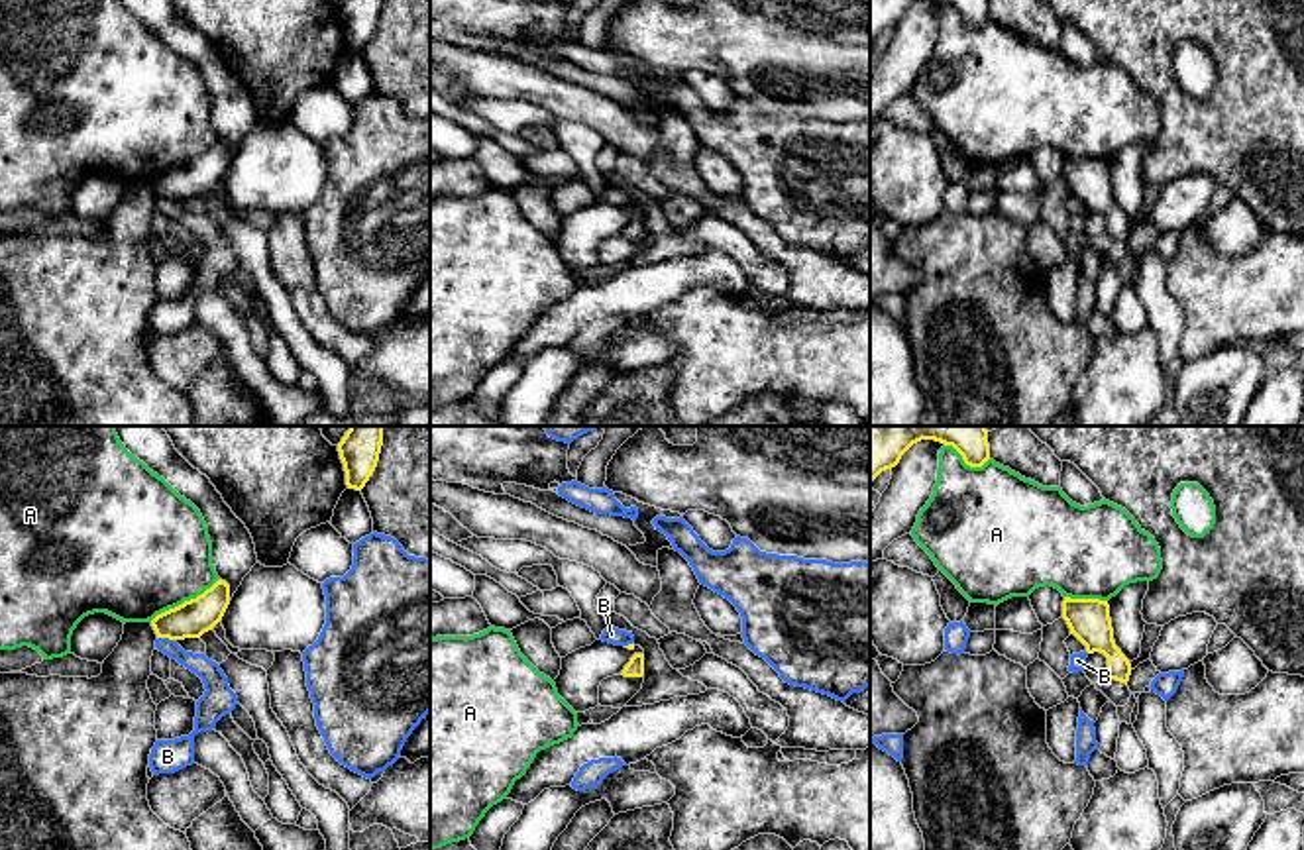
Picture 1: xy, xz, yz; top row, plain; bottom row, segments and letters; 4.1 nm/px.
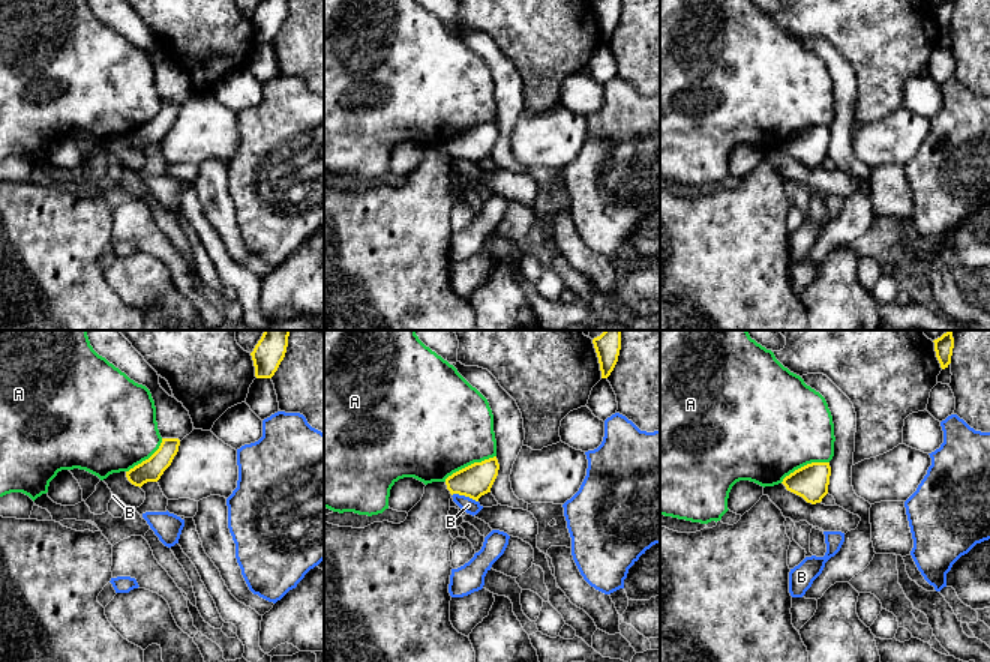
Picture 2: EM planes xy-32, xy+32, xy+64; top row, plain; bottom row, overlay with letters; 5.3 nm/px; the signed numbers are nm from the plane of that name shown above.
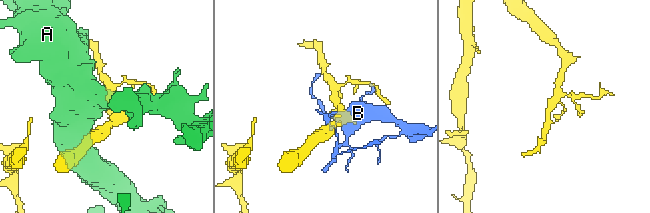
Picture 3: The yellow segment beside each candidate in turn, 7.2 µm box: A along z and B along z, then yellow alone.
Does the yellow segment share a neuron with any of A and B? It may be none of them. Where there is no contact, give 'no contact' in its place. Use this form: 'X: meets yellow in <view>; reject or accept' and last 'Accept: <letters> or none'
A: meets yellow in xy; reject
B: meets yellow in xy; reject
Accept: none

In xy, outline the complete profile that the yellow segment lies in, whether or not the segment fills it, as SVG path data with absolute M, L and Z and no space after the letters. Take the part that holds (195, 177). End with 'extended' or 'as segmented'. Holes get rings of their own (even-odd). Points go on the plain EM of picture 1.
M218 139L196 159L157 175L151 186L157 198L185 200L200 198L212 190L224 177L230 165L230 145Z; as segmented

